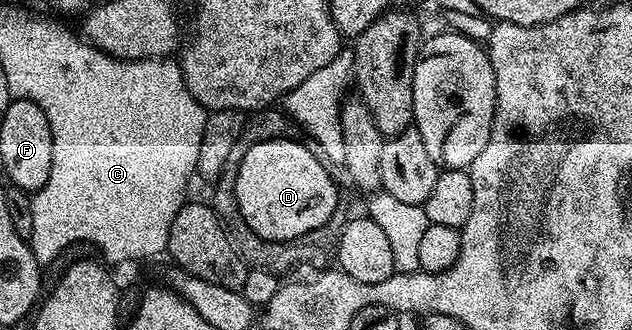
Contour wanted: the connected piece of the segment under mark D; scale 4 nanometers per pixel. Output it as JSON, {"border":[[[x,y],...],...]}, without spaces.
{"border":[[[283,137],[254,144],[241,159],[236,183],[238,209],[247,225],[271,243],[300,238],[326,223],[335,211],[338,185],[323,167],[321,156],[309,147]]]}

